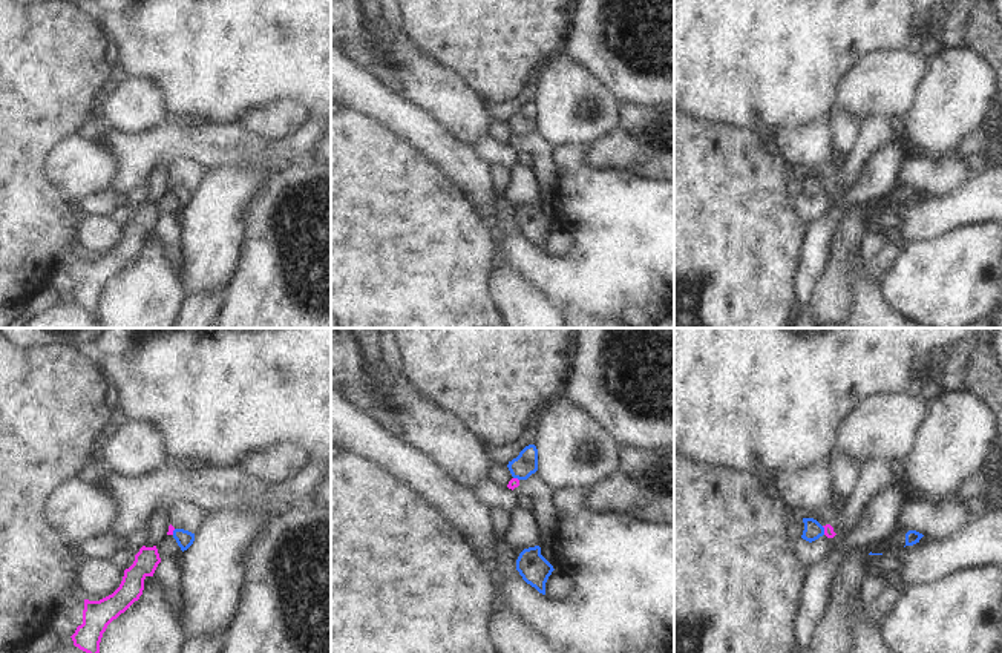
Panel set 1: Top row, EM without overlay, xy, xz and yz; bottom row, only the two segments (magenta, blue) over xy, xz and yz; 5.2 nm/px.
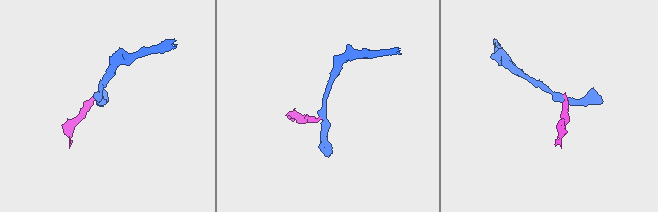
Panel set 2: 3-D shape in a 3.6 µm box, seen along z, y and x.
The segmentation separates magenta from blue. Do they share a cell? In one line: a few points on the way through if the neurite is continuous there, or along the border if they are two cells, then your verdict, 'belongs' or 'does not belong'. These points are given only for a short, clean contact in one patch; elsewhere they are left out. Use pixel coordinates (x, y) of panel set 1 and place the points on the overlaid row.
along yz (821, 526), (825, 534) | does not belong

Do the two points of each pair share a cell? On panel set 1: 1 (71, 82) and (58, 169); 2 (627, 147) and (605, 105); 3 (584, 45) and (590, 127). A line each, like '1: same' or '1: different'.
1: different
2: different
3: different

